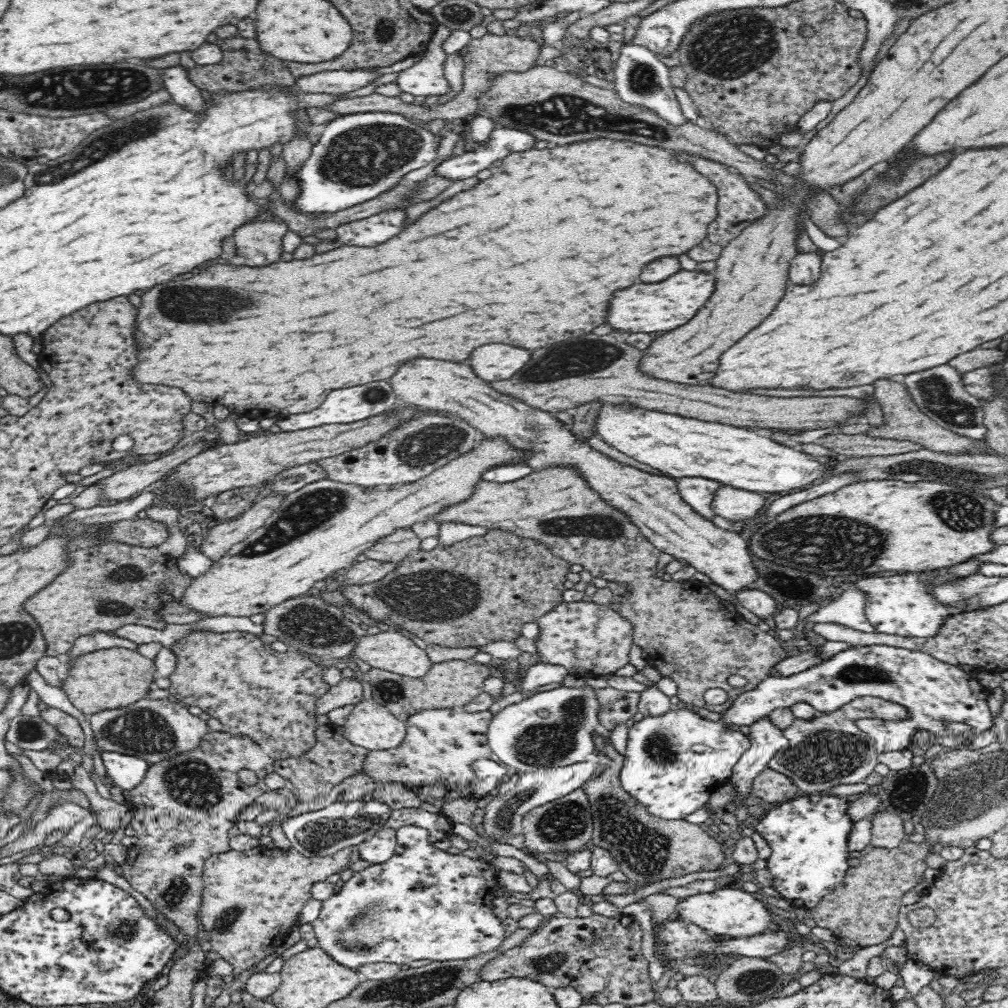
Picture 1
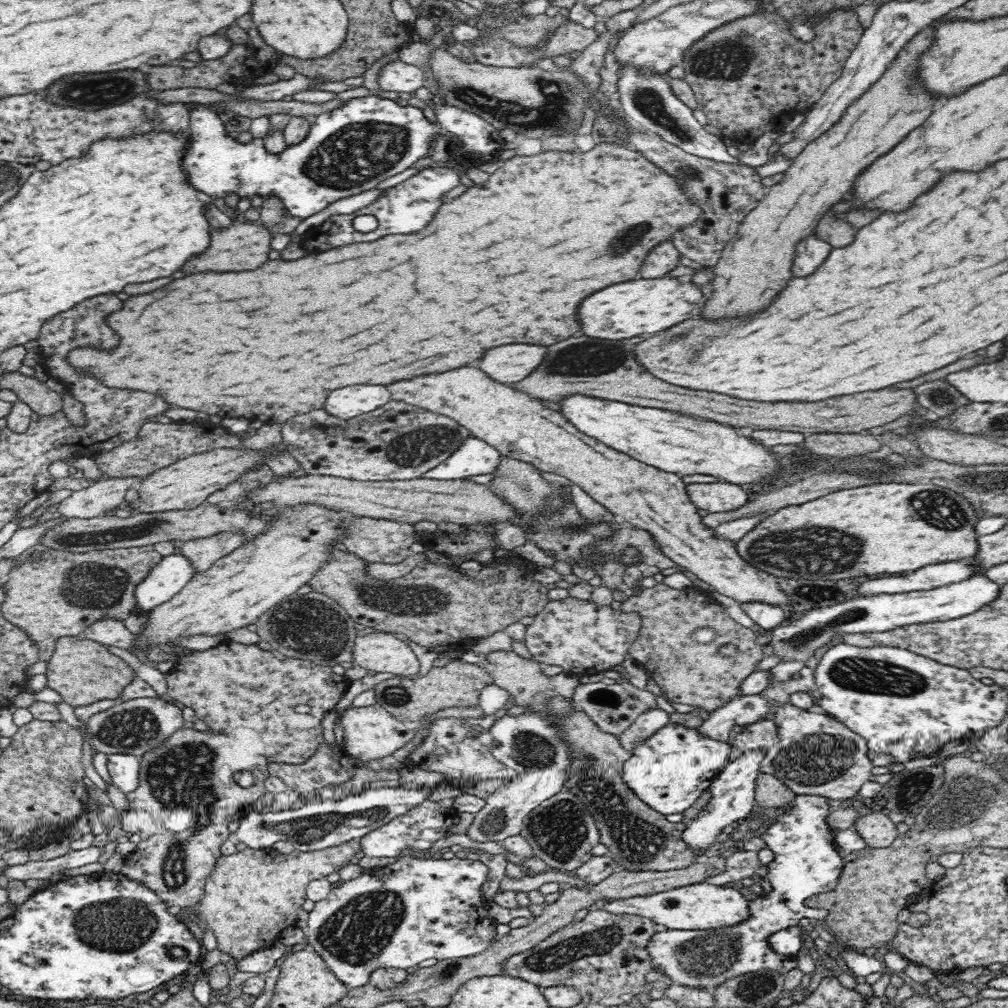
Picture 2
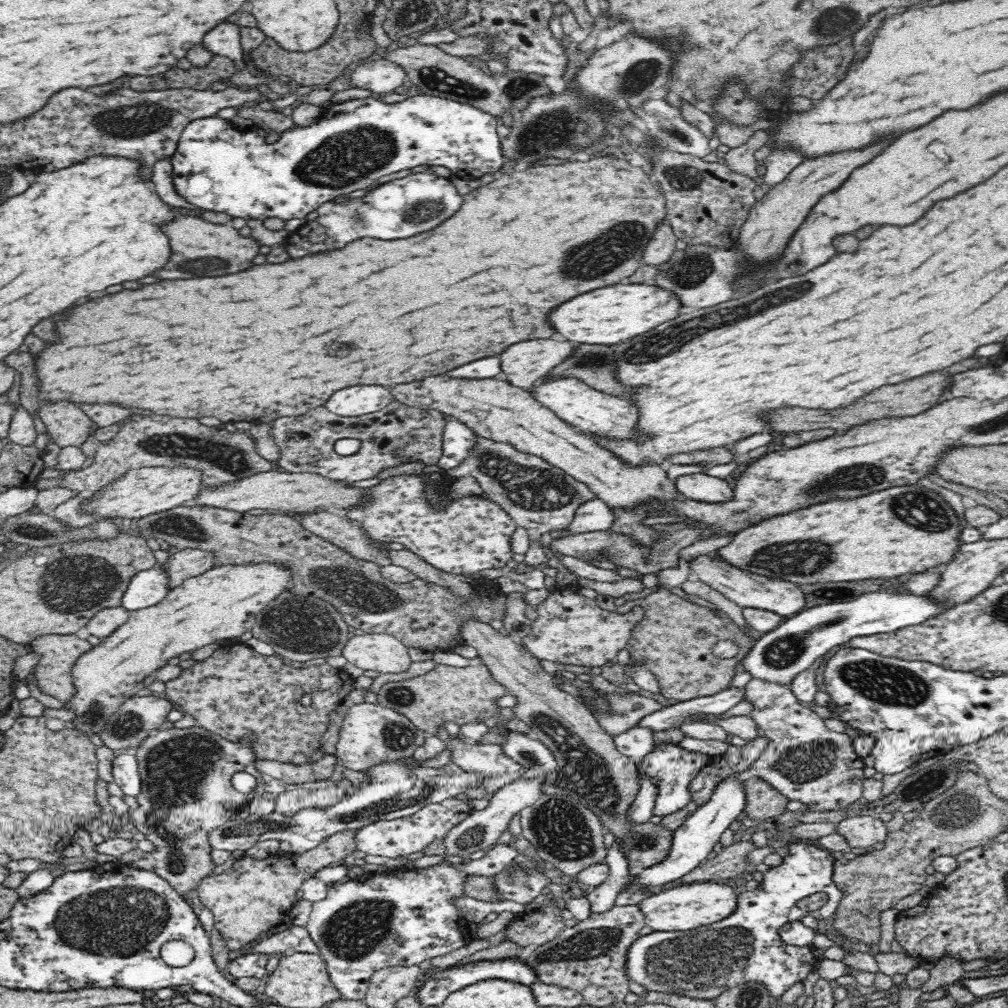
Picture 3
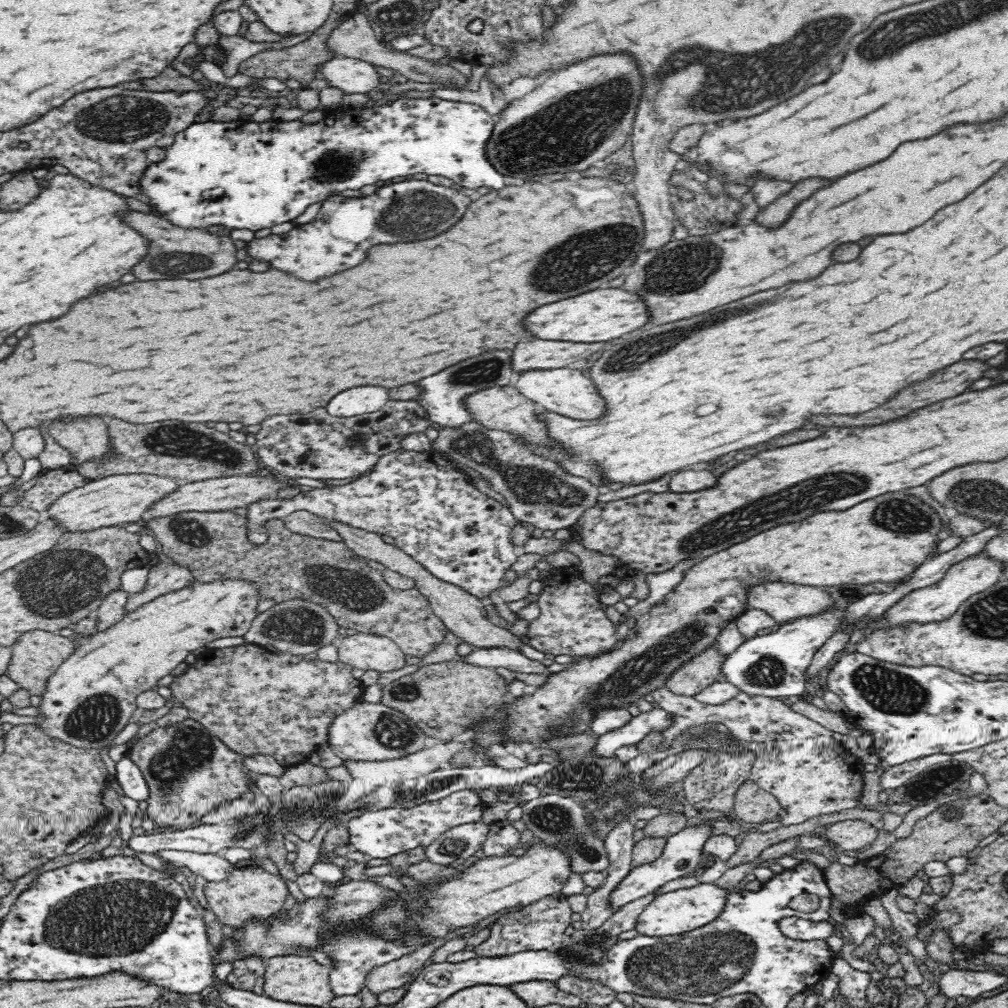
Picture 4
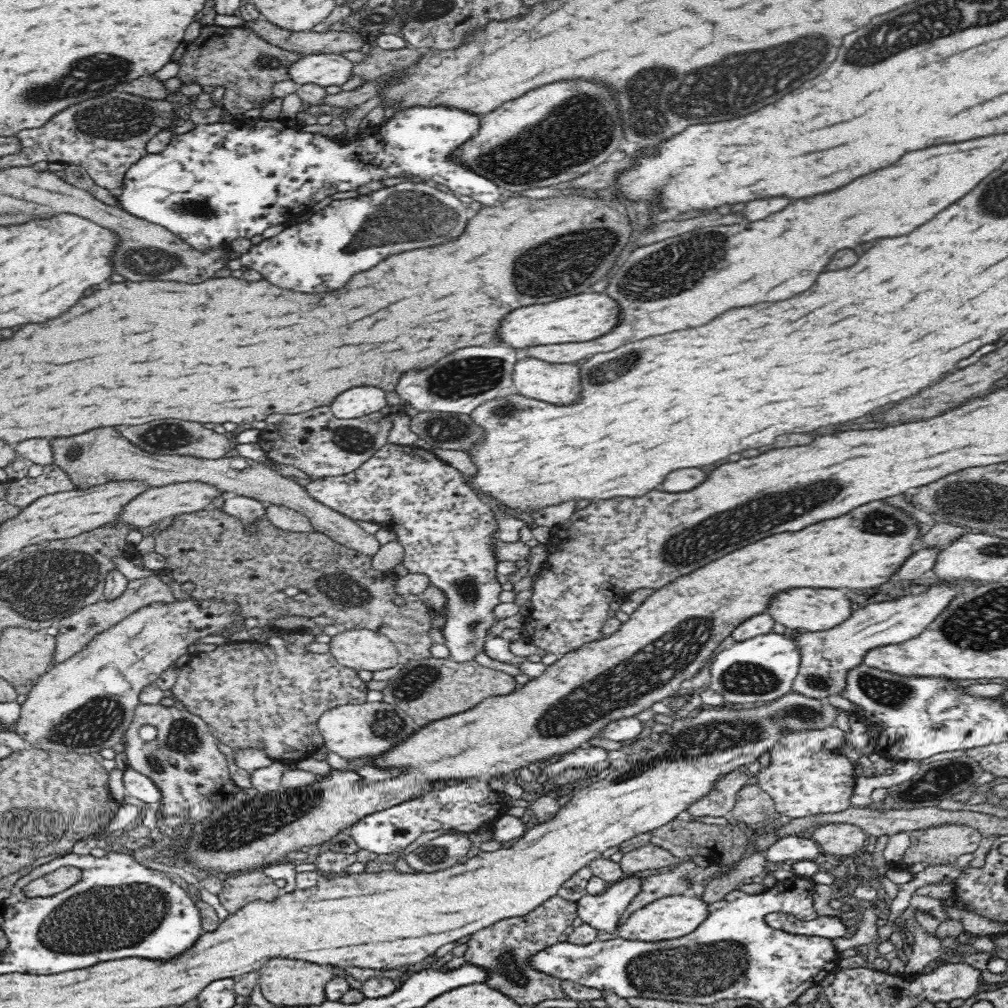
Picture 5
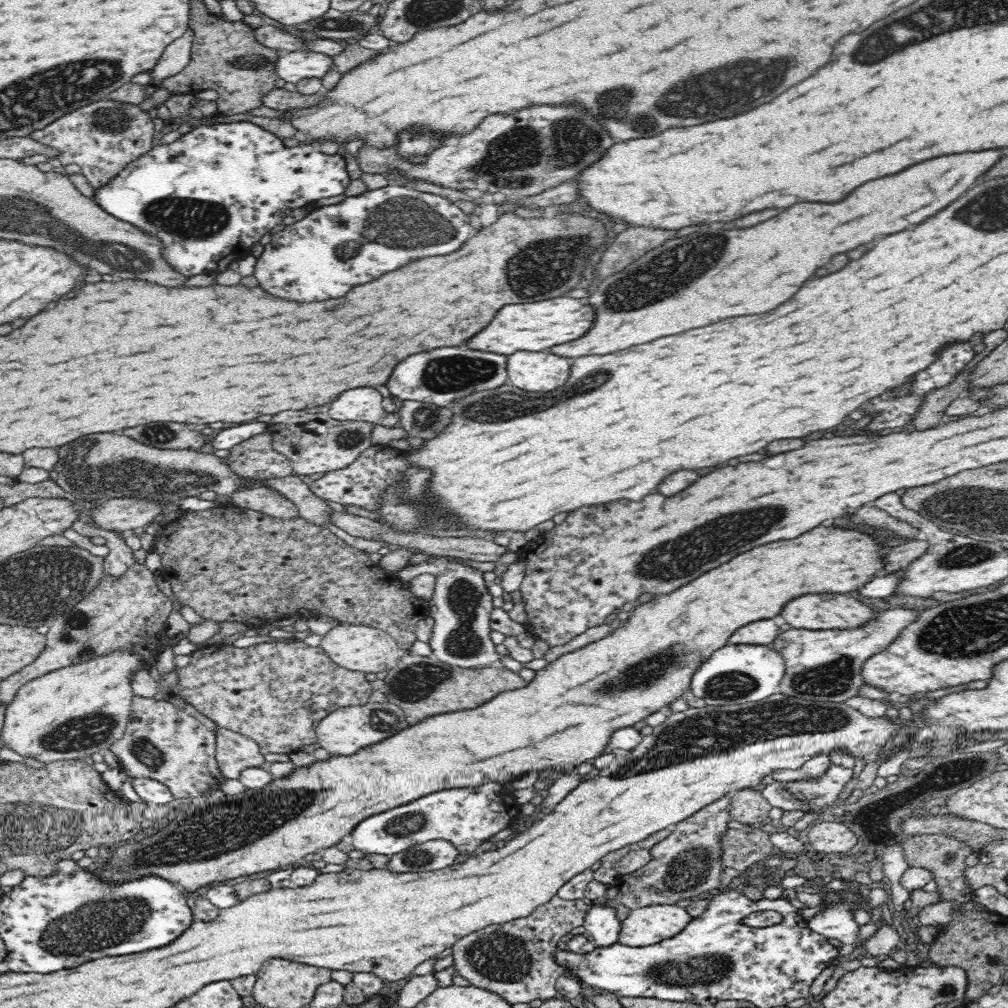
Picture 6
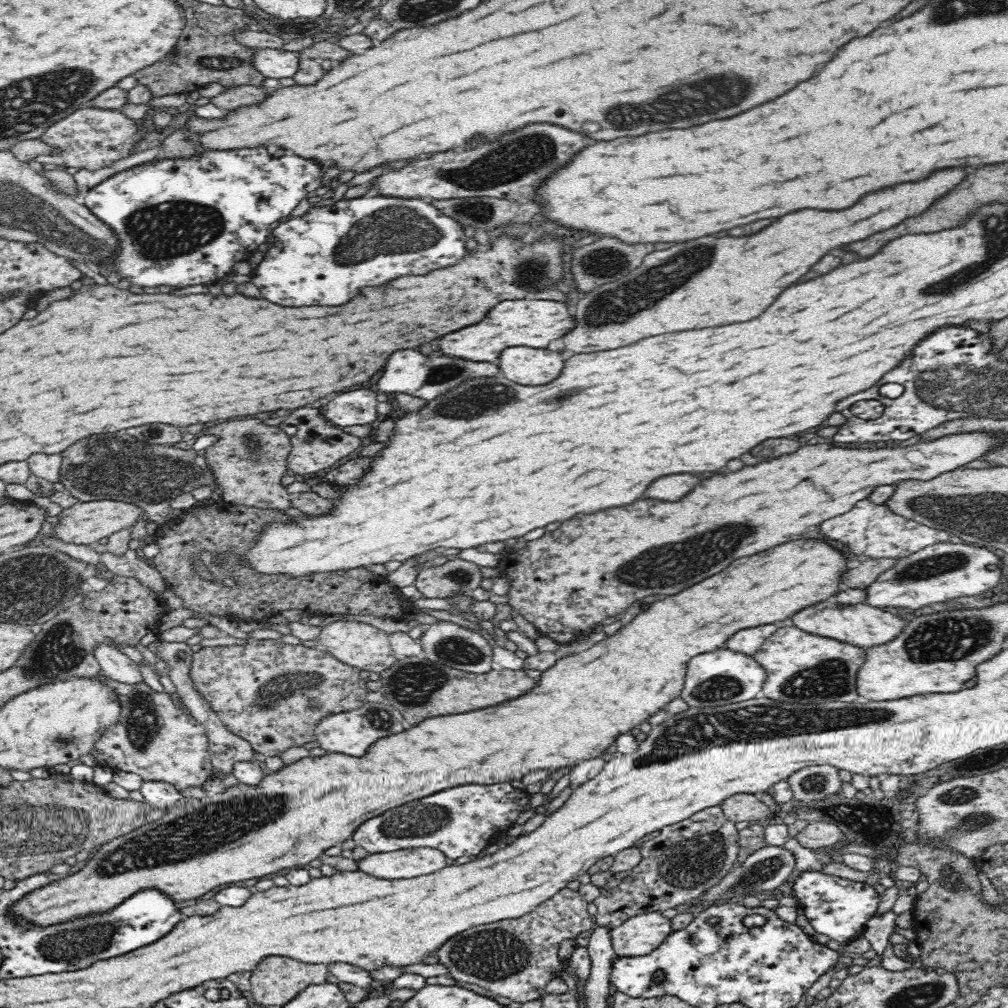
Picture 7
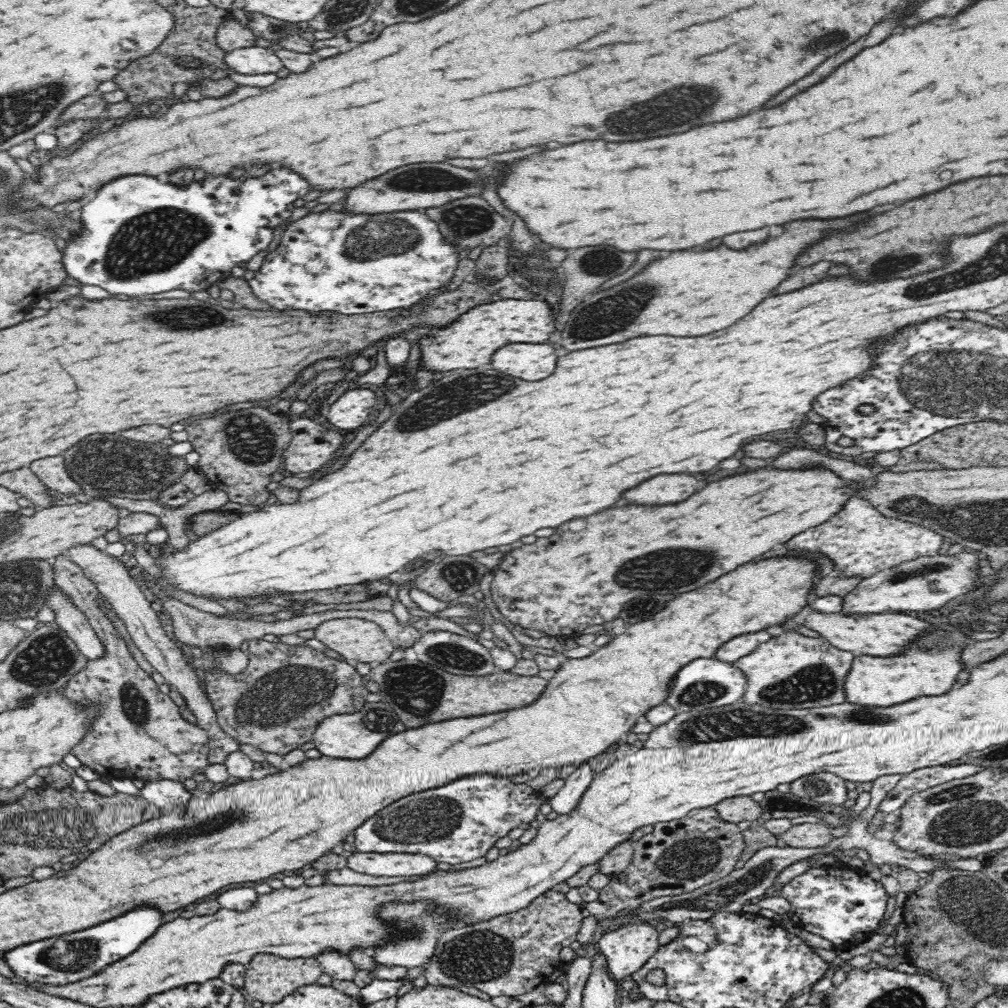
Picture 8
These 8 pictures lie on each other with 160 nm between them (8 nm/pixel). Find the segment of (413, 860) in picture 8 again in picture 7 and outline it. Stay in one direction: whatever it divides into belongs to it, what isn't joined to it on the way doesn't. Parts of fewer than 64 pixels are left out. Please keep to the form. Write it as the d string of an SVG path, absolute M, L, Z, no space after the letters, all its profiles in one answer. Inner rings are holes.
M420 847L396 849L388 853L372 853L356 860L357 870L376 878L400 880L432 874L448 866L446 855L438 849Z

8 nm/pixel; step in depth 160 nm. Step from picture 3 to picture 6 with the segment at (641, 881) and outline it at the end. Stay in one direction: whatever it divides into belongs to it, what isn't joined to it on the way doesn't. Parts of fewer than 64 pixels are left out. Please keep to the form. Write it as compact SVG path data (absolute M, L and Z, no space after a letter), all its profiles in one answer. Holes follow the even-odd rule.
M597 901L589 907L584 919L584 928L594 939L594 946L606 948L617 942L621 929L621 922L614 914L616 909Z

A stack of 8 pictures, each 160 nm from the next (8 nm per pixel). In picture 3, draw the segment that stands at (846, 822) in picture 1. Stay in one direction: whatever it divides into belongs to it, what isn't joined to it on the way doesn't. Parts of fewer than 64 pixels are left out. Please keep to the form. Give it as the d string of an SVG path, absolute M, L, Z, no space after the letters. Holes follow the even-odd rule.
M815 842L789 844L790 852L780 866L770 867L754 891L738 895L736 910L724 920L692 930L654 932L638 938L626 950L626 977L628 982L644 987L646 992L686 995L693 999L712 999L723 992L744 984L758 982L768 989L770 999L781 1000L783 994L796 982L803 982L822 960L812 953L814 945L786 944L779 935L786 922L813 916L828 919L838 908L842 891L832 881L834 858ZM826 892L827 902L818 910L802 911L797 902L814 894Z

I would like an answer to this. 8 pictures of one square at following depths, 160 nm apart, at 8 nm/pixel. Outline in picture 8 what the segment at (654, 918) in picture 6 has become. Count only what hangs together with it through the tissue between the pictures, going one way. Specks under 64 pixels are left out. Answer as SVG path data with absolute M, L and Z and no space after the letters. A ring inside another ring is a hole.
M632 922L630 925L604 932L599 951L606 958L612 979L624 981L642 969L659 949L655 924Z

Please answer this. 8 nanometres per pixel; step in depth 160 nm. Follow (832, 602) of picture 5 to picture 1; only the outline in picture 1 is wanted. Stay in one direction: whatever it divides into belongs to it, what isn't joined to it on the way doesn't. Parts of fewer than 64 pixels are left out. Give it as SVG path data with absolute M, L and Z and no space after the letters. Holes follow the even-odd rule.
M428 358L410 360L390 378L390 384L400 404L466 421L480 430L484 439L504 439L522 453L522 464L534 470L572 467L588 487L600 495L600 499L624 513L660 552L692 565L724 590L737 593L755 588L758 571L754 568L746 540L740 533L722 529L698 514L682 498L678 480L619 462L594 449L587 441L576 438L553 413L498 392L489 381L478 378L468 364Z

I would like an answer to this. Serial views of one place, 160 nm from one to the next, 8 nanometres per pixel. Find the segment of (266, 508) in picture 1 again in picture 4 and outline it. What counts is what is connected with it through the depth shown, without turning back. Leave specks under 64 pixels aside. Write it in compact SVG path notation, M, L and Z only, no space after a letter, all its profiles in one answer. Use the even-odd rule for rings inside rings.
M158 563L150 568L150 574L140 592L128 592L123 614L135 611L139 606L161 597L162 595L188 587L195 582L194 575L188 567L179 567L176 564Z

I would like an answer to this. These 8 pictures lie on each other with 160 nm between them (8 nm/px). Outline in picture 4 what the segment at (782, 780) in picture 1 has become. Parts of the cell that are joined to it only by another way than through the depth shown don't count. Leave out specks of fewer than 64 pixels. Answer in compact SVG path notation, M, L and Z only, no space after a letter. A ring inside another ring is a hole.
M748 779L735 794L735 817L750 827L779 818L782 807L778 799Z

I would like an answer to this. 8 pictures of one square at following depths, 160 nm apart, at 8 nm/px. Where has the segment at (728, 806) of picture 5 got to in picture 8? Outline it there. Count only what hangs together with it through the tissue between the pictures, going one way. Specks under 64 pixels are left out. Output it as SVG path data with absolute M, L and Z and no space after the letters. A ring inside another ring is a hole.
M712 807L690 810L686 816L678 820L658 822L654 825L652 834L646 834L632 843L634 847L632 862L626 866L624 871L611 876L610 882L599 890L599 896L596 900L581 904L582 909L588 910L592 916L603 920L599 922L603 930L624 924L624 921L606 919L610 916L616 916L620 910L626 910L626 908L632 910L638 904L652 900L652 898L658 898L658 896L676 896L676 894L692 892L704 884L710 884L728 876L736 868L736 862L740 860L740 854L745 848L740 828L736 824L722 820L718 811Z

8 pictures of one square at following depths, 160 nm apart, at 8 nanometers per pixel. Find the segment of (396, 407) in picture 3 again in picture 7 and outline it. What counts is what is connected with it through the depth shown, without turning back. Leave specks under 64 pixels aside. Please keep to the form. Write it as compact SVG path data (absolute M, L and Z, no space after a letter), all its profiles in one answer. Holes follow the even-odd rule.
M298 408L290 416L286 416L279 427L291 440L291 450L287 456L290 473L314 476L325 468L334 467L347 460L362 447L360 437L344 432L342 427L334 425L324 417L323 408Z

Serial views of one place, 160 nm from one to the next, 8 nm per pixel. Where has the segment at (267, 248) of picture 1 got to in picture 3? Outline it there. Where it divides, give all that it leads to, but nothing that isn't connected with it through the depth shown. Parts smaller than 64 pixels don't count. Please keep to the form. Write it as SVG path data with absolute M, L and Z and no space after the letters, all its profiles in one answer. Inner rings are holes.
M178 218L162 226L165 236L170 240L172 258L168 264L154 272L154 278L162 280L176 280L176 278L204 278L204 276L218 276L218 274L234 274L252 266L252 258L258 254L258 244L252 238L240 236L232 224L218 225L198 220L198 218ZM192 258L192 260L182 260ZM174 266L174 268L172 268Z

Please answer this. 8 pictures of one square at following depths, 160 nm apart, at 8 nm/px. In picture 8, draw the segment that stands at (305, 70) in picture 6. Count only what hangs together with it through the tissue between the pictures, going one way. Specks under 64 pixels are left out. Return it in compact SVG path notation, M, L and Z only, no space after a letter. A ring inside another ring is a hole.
M255 45L226 52L224 63L228 65L228 72L236 72L236 74L278 72L283 66L282 61L270 47Z

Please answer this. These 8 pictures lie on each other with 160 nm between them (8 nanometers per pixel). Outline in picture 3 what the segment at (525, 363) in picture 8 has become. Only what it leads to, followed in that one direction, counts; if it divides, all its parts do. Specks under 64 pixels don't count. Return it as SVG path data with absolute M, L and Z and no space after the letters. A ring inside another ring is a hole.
M544 376L530 388L530 394L538 402L581 432L601 434L610 438L630 438L634 436L634 426L638 422L638 409L630 401L600 392L579 378L571 376Z

